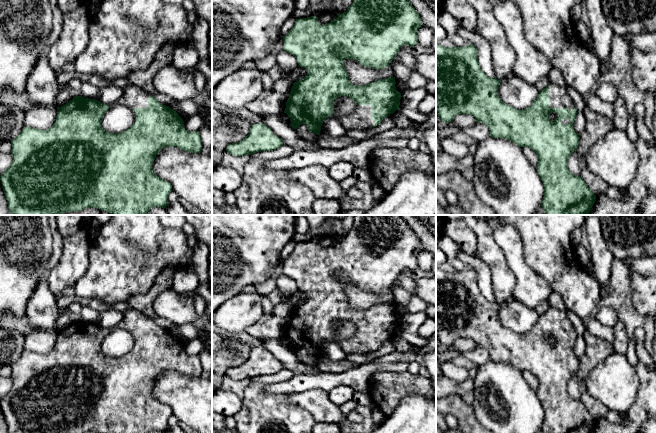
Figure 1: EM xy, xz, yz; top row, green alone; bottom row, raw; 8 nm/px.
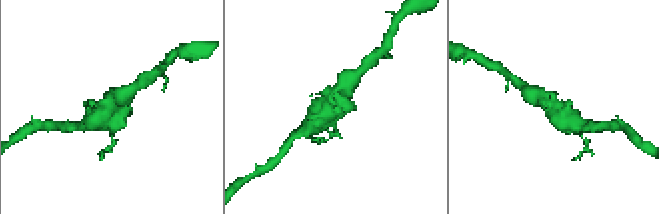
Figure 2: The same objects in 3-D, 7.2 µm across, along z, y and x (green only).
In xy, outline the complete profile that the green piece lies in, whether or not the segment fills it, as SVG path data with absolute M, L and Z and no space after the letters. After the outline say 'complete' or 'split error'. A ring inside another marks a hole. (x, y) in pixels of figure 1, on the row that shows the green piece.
M133 84L123 90L117 103L129 107L135 116L134 124L122 133L110 133L103 129L102 118L109 109L108 105L82 96L74 96L65 105L57 107L57 116L51 128L23 128L11 141L13 161L0 176L11 214L58 215L94 207L111 215L147 215L153 207L168 206L172 185L153 172L153 161L164 147L177 147L189 153L201 152L200 134L198 131L187 131L183 119L175 110Z | split error

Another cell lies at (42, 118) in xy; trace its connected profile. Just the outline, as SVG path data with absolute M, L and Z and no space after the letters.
M44 106L33 107L26 112L25 127L32 127L39 130L47 130L51 128L57 116L57 107Z

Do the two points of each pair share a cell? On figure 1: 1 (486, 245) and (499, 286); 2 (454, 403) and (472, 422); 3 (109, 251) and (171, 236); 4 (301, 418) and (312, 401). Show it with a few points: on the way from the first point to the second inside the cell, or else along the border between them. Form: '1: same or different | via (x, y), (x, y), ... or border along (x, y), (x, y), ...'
1: same | via (492, 255), (499, 267), (499, 276)
2: same | via (459, 408), (467, 417)
3: same | via (124, 251), (130, 251), (134, 247), (156, 245)
4: different | border along (288, 396), (294, 404), (304, 408), (315, 421)

